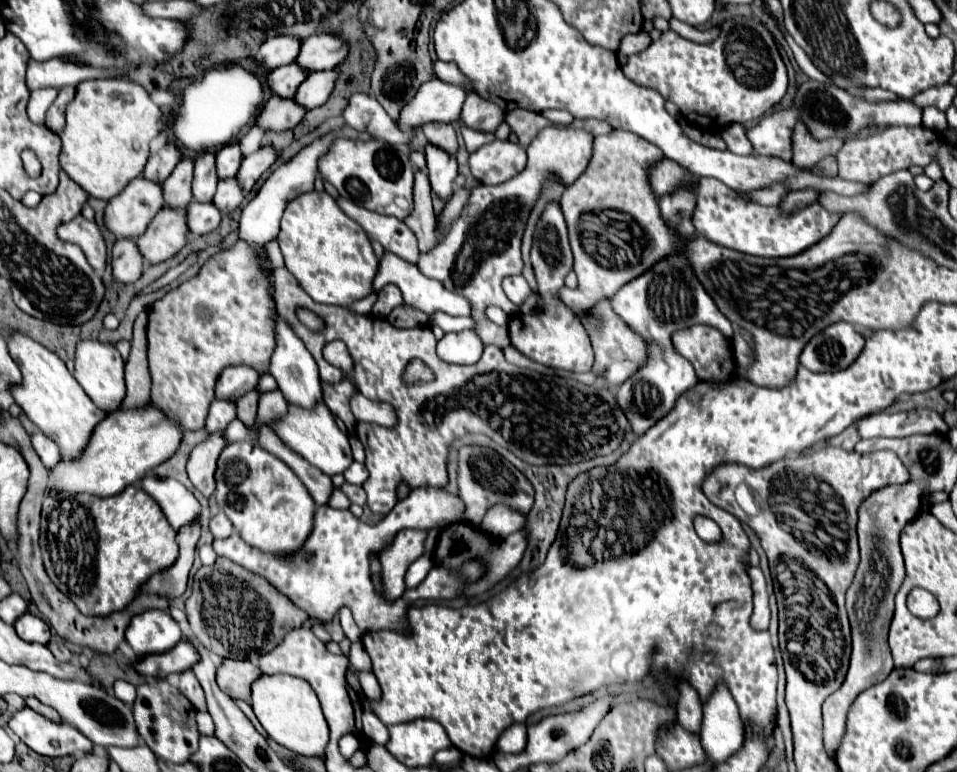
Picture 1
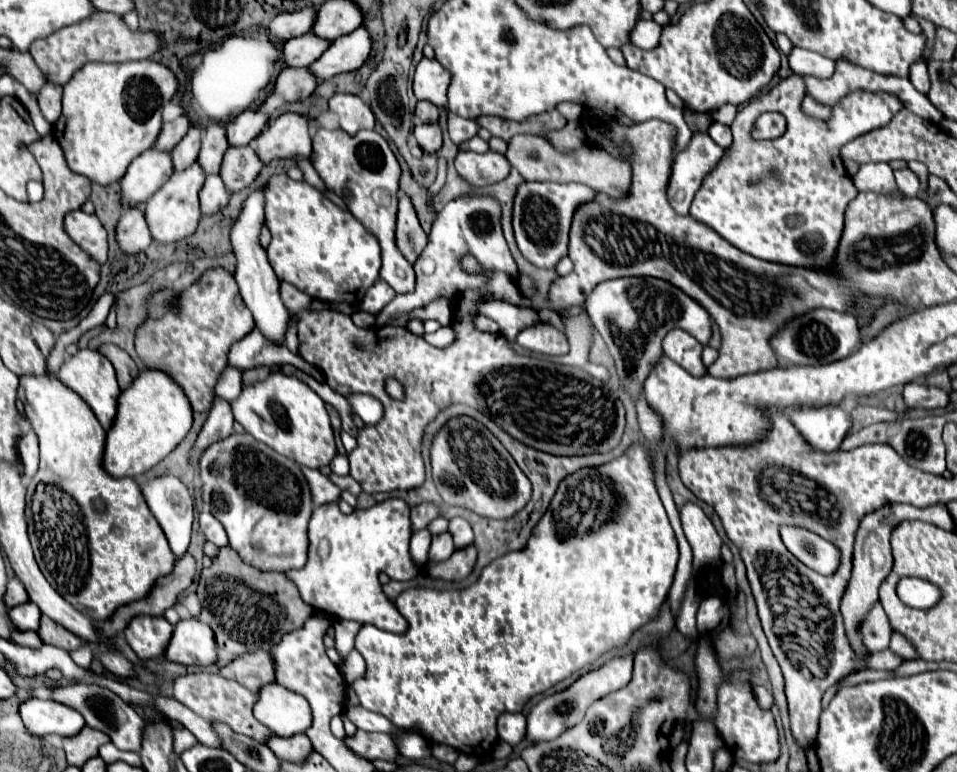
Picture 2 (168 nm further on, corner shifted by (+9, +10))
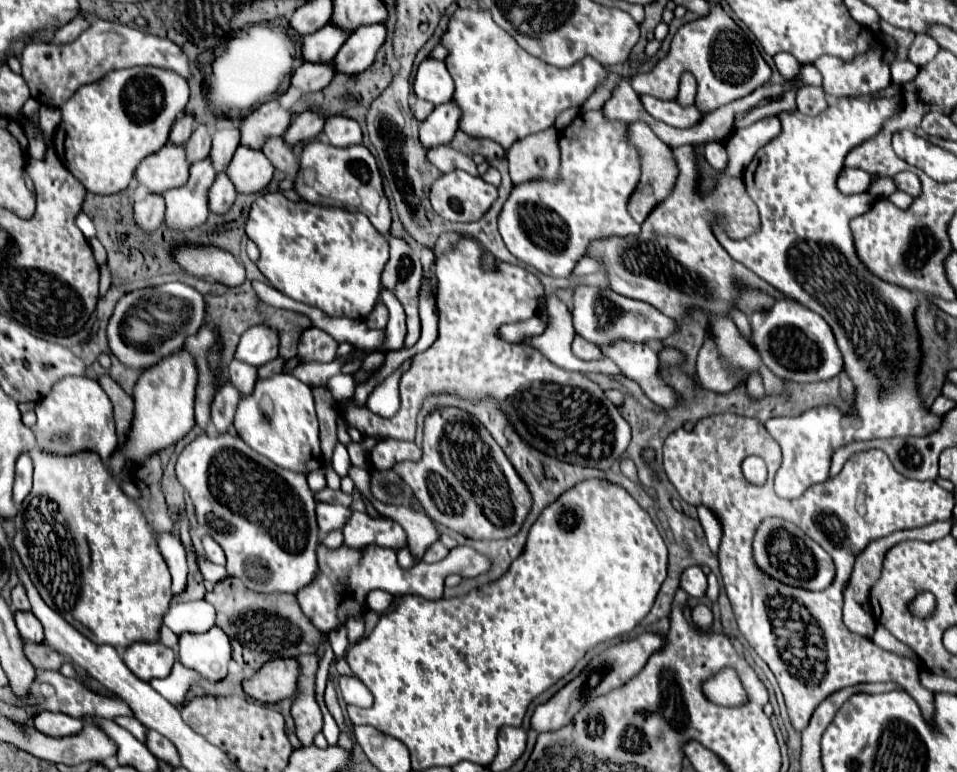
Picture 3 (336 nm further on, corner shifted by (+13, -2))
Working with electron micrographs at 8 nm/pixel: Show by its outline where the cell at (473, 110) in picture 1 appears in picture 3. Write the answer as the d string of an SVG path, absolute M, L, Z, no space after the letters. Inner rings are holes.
M439 145L439 147L431 147L427 151L427 159L441 171L441 173L449 173L455 169L467 171L469 175L479 175L477 173L477 165L473 163L473 159L469 155L463 155L447 145Z

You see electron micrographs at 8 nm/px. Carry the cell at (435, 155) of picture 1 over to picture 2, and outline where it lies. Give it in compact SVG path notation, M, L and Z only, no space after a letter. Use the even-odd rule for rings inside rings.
M419 123L413 131L419 147L425 151L425 153L435 153L441 149L441 129L439 129L439 123L431 123L431 125L425 125L425 123Z

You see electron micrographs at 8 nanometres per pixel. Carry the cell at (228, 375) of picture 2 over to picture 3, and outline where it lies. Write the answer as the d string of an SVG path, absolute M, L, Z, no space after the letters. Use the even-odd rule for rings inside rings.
M231 359L229 363L229 379L231 383L245 395L253 391L253 385L257 381L257 367L249 367L247 363L241 363L237 359Z

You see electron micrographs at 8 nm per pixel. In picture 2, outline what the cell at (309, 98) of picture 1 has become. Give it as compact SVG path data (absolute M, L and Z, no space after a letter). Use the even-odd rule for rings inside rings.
M359 27L353 33L335 39L329 45L329 49L321 55L321 59L317 59L317 63L311 63L309 67L313 75L317 75L317 83L321 83L339 73L359 69L365 63L369 49L371 49L369 33L365 31L365 27Z

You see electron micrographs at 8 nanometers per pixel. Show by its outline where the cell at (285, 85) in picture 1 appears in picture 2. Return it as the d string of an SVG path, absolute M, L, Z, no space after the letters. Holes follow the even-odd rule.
M305 33L301 37L289 39L283 45L283 59L289 67L309 67L313 61L317 61L323 51L329 47L329 41L315 37L313 33Z

